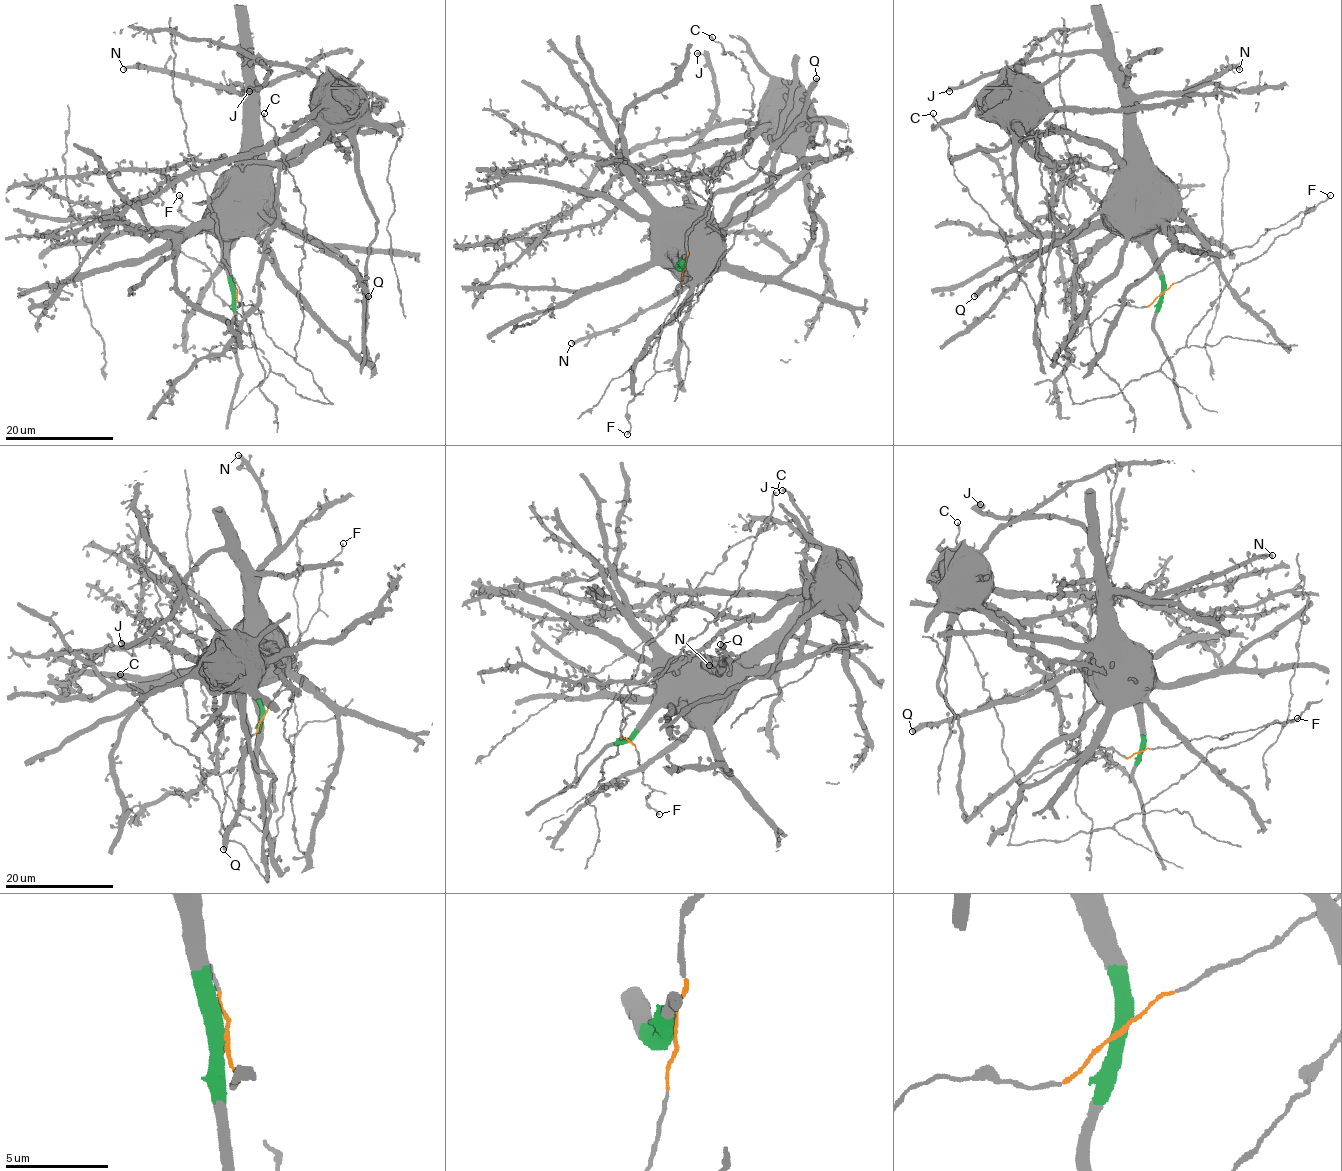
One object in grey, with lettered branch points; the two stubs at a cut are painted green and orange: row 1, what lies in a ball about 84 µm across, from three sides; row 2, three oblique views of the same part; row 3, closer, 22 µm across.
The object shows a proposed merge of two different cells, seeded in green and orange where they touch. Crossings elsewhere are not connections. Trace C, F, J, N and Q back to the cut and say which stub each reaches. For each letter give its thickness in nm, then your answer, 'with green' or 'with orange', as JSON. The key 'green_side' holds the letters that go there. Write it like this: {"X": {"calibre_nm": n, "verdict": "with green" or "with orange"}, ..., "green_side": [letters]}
{"C": {"calibre_nm": 260, "verdict": "with orange"}, "F": {"calibre_nm": 240, "verdict": "with orange"}, "J": {"calibre_nm": 440, "verdict": "with green"}, "N": {"calibre_nm": 360, "verdict": "with green"}, "Q": {"calibre_nm": 550, "verdict": "with green"}, "green_side": ["J", "N", "Q"]}

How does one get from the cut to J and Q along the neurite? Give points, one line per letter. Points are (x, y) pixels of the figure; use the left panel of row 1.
J: (235, 294), (228, 245), (231, 170), (244, 125), (245, 61), (240, 53), (267, 72), (260, 85), (248, 91)
Q: (235, 294), (228, 242), (243, 235), (259, 212), (270, 220), (290, 224), (323, 246), (358, 279), (368, 296)

